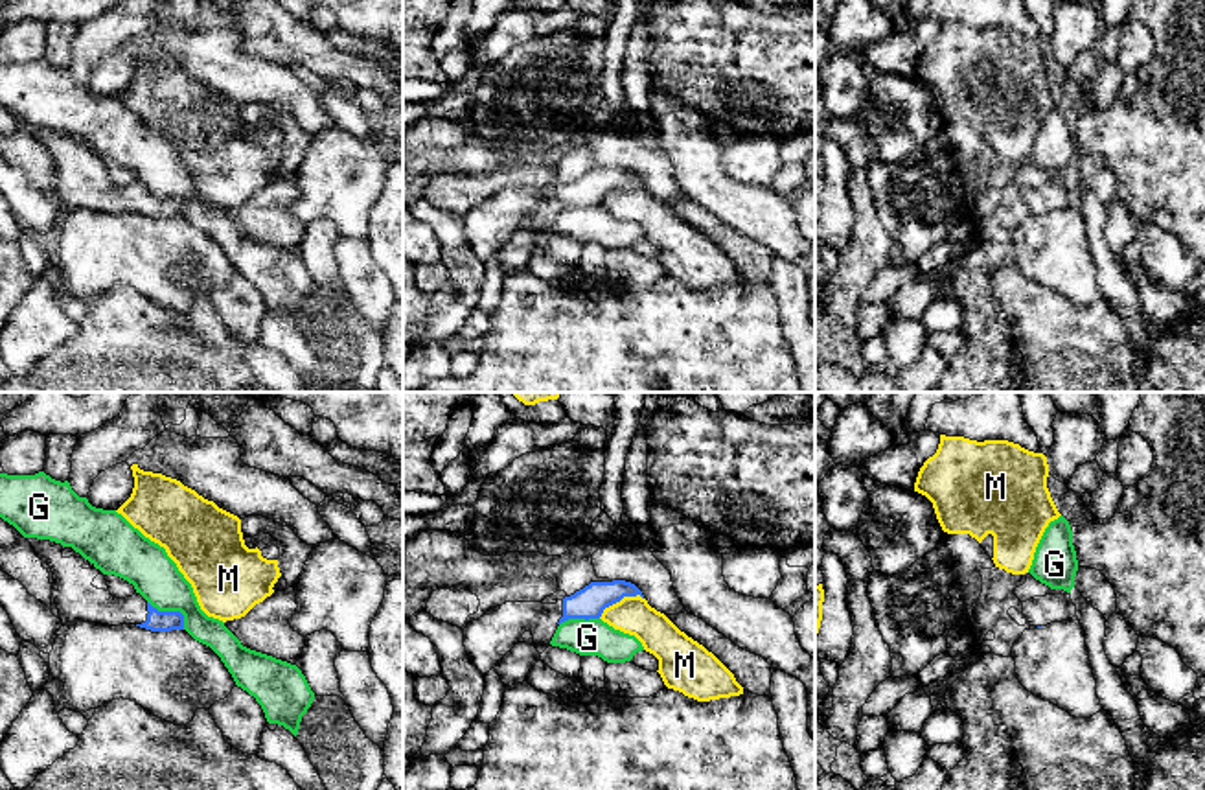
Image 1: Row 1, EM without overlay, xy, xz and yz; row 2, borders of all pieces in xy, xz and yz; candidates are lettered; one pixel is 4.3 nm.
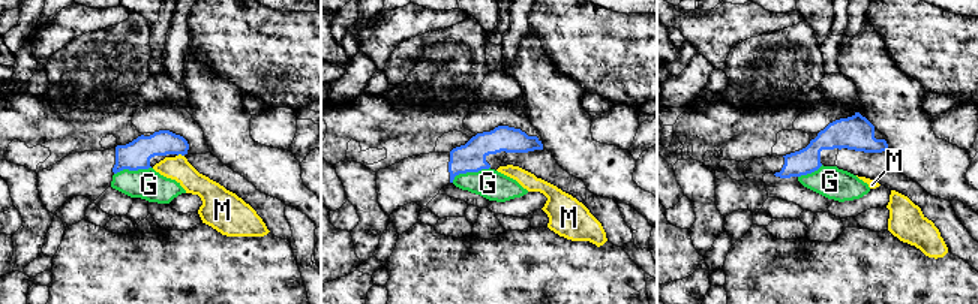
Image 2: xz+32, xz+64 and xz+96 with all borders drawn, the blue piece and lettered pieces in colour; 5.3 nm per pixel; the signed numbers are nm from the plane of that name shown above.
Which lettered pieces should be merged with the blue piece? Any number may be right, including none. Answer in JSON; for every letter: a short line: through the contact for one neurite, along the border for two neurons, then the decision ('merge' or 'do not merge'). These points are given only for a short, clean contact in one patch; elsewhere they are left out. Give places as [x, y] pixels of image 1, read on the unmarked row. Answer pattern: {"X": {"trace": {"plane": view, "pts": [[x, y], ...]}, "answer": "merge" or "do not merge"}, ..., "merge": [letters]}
{"G": {"answer": "do not merge"}, "M": {"trace": {"plane": "xz", "pts": [[642, 185], [622, 185], [598, 205]]}, "answer": "do not merge"}, "merge": []}

